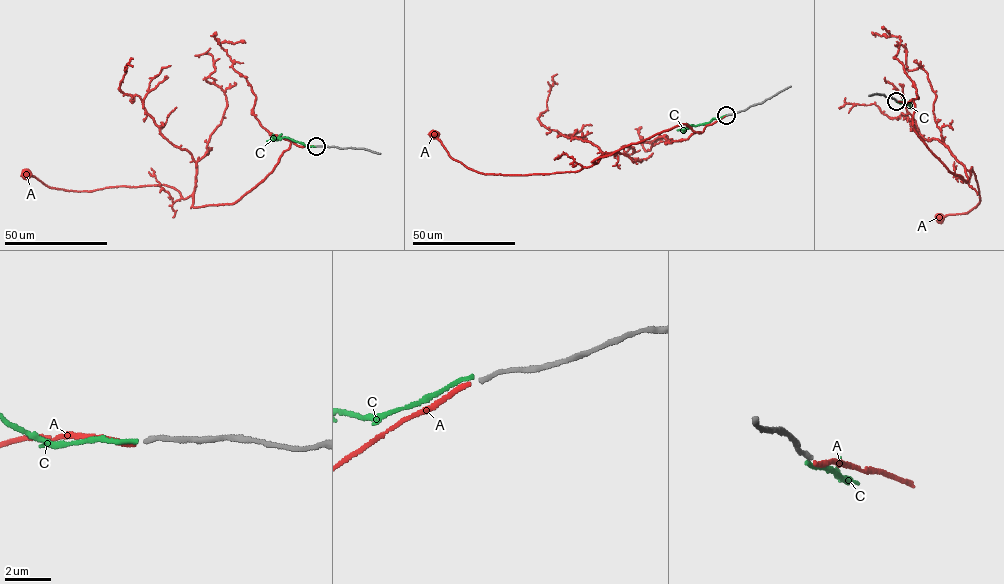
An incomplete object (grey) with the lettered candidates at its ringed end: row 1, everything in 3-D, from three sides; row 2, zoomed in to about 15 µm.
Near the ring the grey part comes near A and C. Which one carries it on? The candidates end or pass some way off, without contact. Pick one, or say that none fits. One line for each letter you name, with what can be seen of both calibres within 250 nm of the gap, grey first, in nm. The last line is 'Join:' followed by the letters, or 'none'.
A: Thickness 200 nm (grey) against 200 nm
Join: A

